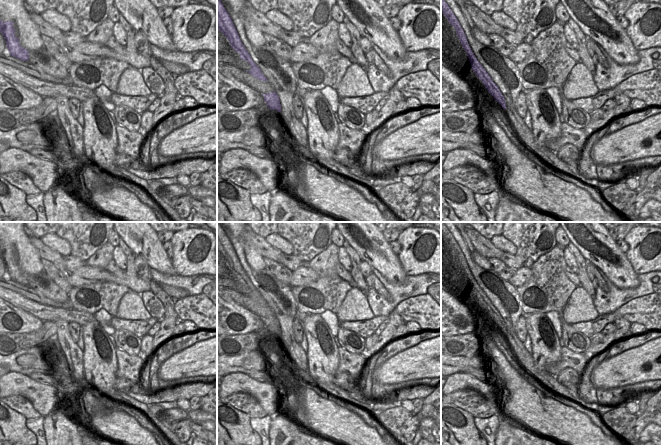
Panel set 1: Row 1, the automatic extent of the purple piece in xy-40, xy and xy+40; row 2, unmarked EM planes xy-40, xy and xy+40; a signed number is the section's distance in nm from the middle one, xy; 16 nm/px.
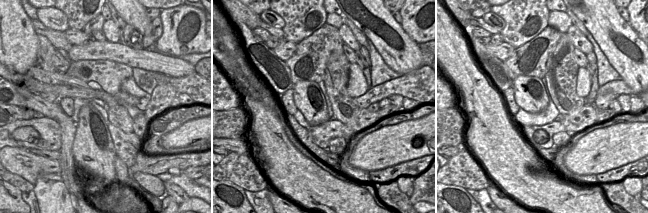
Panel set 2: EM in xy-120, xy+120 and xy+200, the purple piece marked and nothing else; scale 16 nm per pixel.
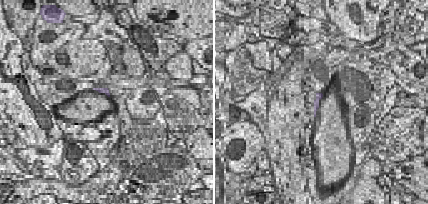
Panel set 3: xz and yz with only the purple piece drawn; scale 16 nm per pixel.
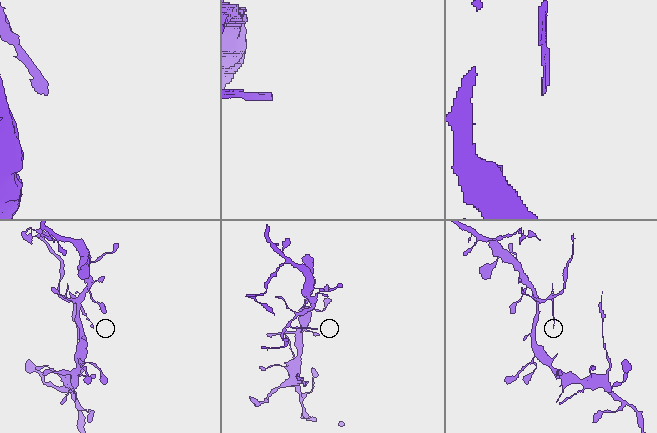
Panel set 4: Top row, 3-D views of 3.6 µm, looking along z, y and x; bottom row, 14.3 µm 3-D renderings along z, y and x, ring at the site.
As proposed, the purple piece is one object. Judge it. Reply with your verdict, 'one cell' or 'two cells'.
two cells

